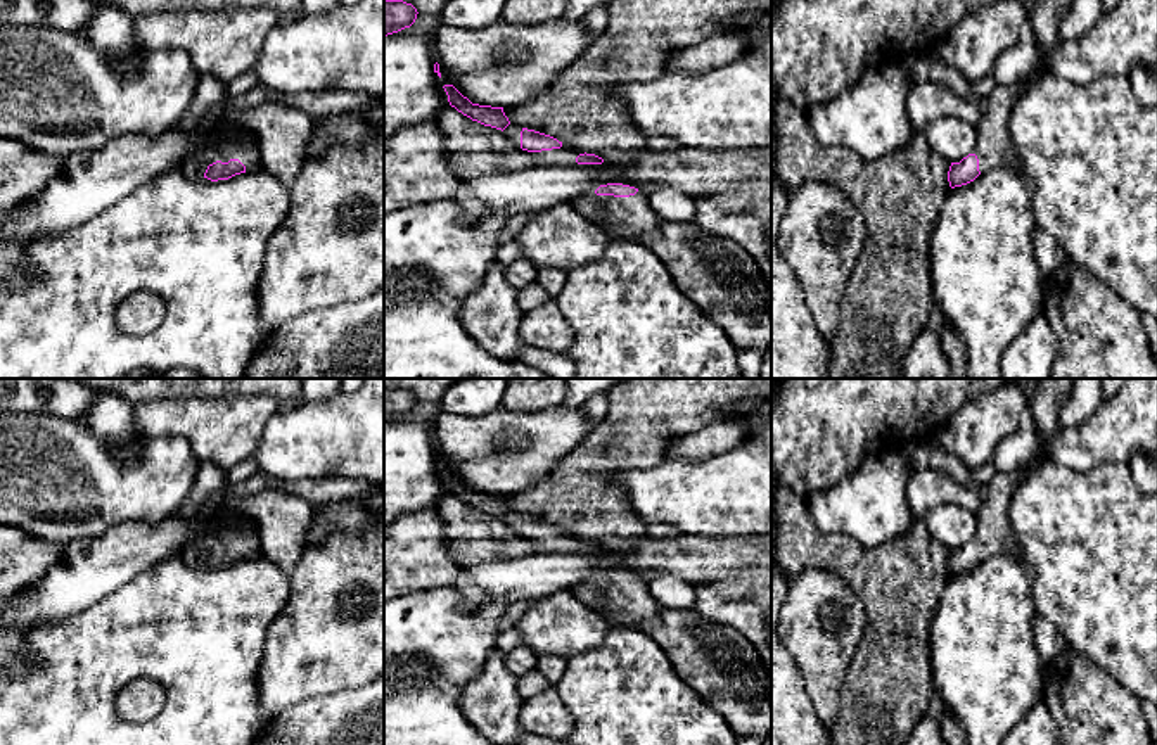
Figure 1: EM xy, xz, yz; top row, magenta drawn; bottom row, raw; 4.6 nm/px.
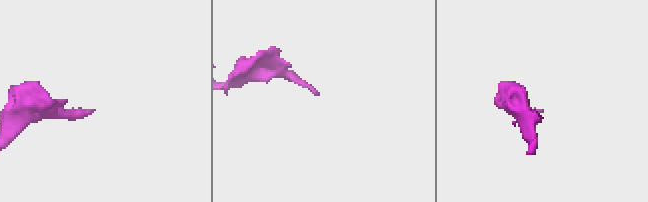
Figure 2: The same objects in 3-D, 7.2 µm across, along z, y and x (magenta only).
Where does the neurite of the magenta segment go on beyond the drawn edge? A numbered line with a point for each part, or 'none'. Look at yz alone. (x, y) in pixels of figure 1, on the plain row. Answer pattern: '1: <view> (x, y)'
1: yz (995, 534)

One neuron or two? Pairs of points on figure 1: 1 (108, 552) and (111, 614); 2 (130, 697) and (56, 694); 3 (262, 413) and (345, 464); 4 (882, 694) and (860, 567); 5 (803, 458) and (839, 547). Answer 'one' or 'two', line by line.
1: two
2: two
3: two
4: one
5: two

